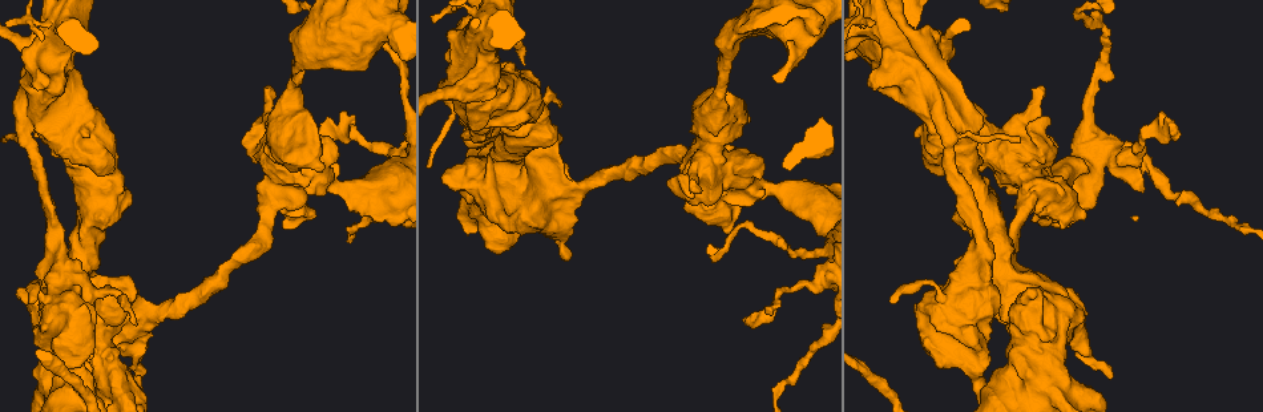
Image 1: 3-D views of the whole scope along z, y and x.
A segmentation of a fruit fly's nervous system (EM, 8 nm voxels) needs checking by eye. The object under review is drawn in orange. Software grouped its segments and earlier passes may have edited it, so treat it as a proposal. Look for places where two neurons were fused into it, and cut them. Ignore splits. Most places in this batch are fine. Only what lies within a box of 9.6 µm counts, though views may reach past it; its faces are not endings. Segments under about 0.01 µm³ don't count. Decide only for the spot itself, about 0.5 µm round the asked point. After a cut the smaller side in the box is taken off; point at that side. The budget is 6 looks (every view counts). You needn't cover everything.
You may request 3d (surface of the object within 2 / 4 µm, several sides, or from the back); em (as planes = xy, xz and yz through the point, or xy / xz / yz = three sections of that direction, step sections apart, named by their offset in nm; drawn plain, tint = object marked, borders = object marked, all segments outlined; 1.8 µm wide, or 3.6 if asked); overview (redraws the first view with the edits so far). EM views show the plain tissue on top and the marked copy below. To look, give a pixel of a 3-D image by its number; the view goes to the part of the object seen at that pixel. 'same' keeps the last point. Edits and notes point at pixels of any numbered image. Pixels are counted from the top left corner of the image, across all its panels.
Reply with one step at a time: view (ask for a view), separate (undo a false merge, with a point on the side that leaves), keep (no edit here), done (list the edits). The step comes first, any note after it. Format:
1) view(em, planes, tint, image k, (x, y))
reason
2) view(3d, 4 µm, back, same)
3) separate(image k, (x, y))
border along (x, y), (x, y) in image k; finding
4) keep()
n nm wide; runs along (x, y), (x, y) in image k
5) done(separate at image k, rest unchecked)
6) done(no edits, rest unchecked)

view(3d, 4 µm, image 1, (97, 350))
sudden change in width

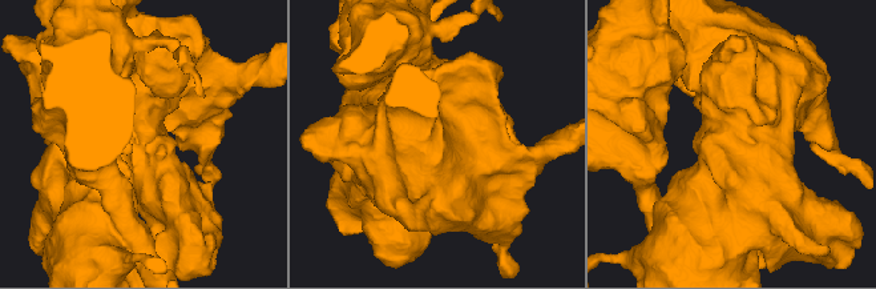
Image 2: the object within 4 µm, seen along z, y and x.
view(em, 3.6 µm, xy, step 8, tint, image 2, (139, 140))

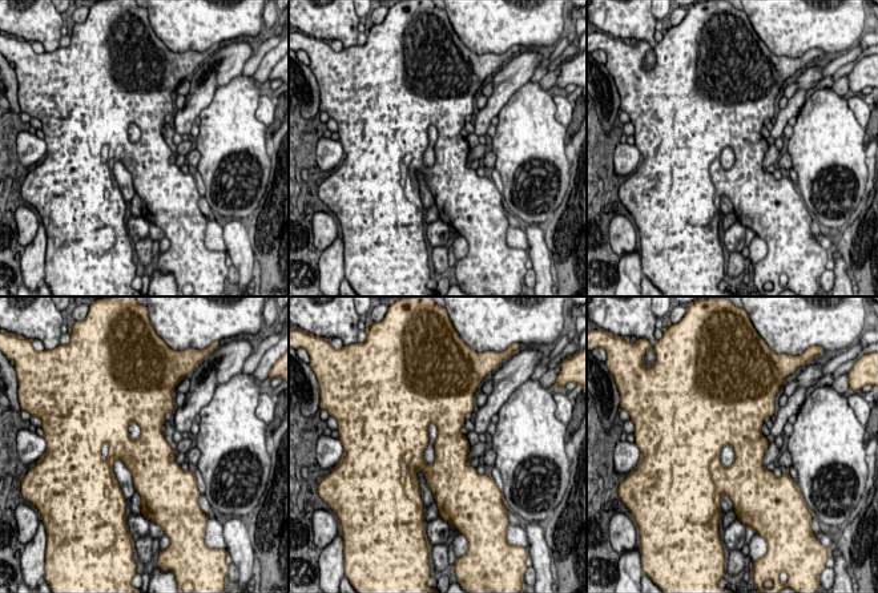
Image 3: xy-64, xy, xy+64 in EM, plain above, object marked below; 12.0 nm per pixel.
keep()
all the same neuron

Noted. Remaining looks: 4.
view(3d, 4 µm, image 1, (64, 283))
narrows sharply

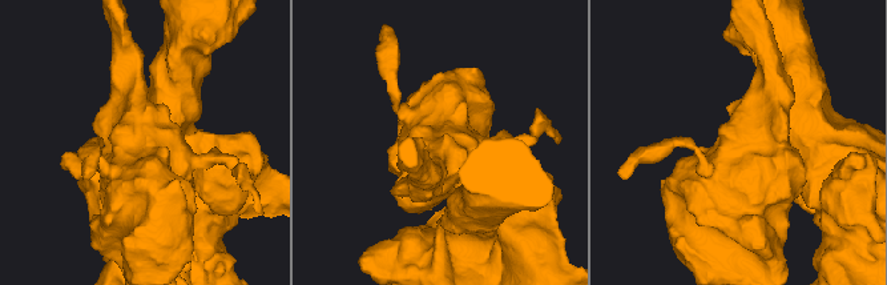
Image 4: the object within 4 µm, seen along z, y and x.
view(em, 3.6 µm, planes, tint, image 4, (140, 139))

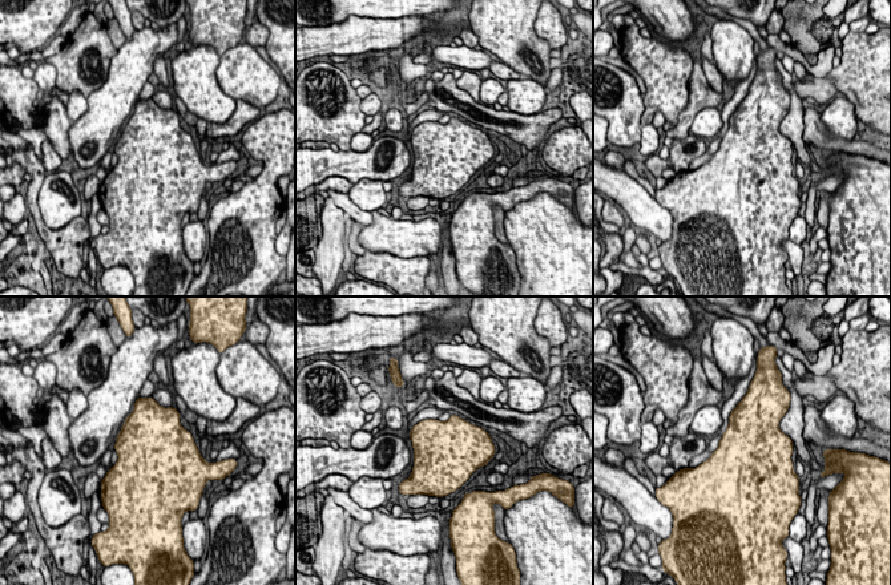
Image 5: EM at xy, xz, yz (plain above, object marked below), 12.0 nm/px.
keep()
all the same neuron

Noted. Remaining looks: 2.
view(em, 3.6 µm, planes, borders, image 1, (472, 12))
narrows sharply

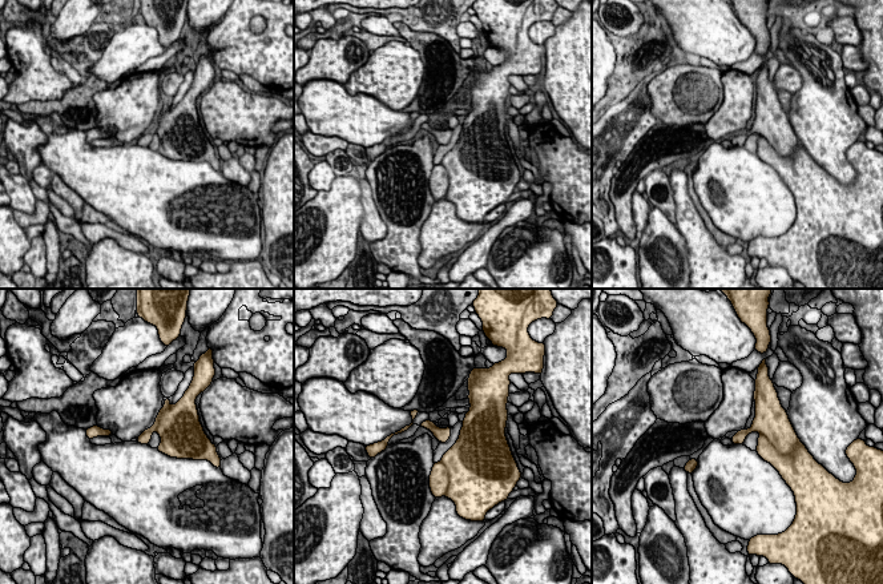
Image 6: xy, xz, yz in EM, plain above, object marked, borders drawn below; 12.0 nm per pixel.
keep()
140 nm wide; all the same neuron

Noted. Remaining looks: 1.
done(no edits, rest unchecked)

